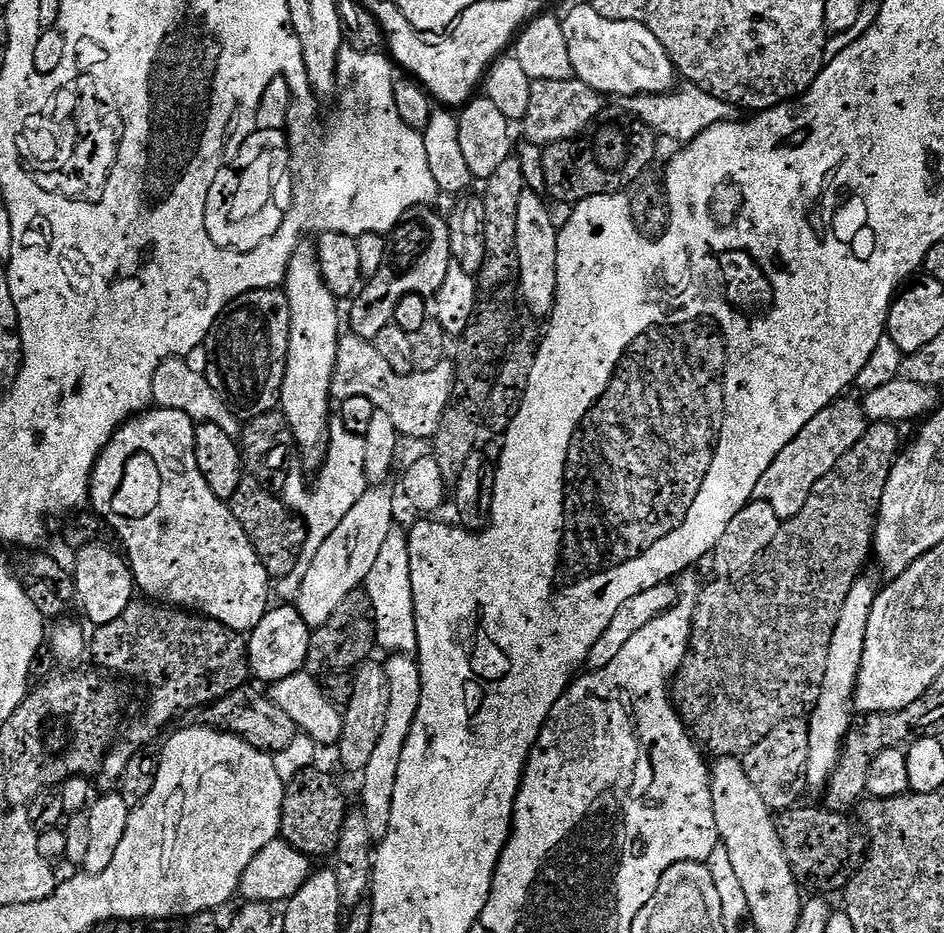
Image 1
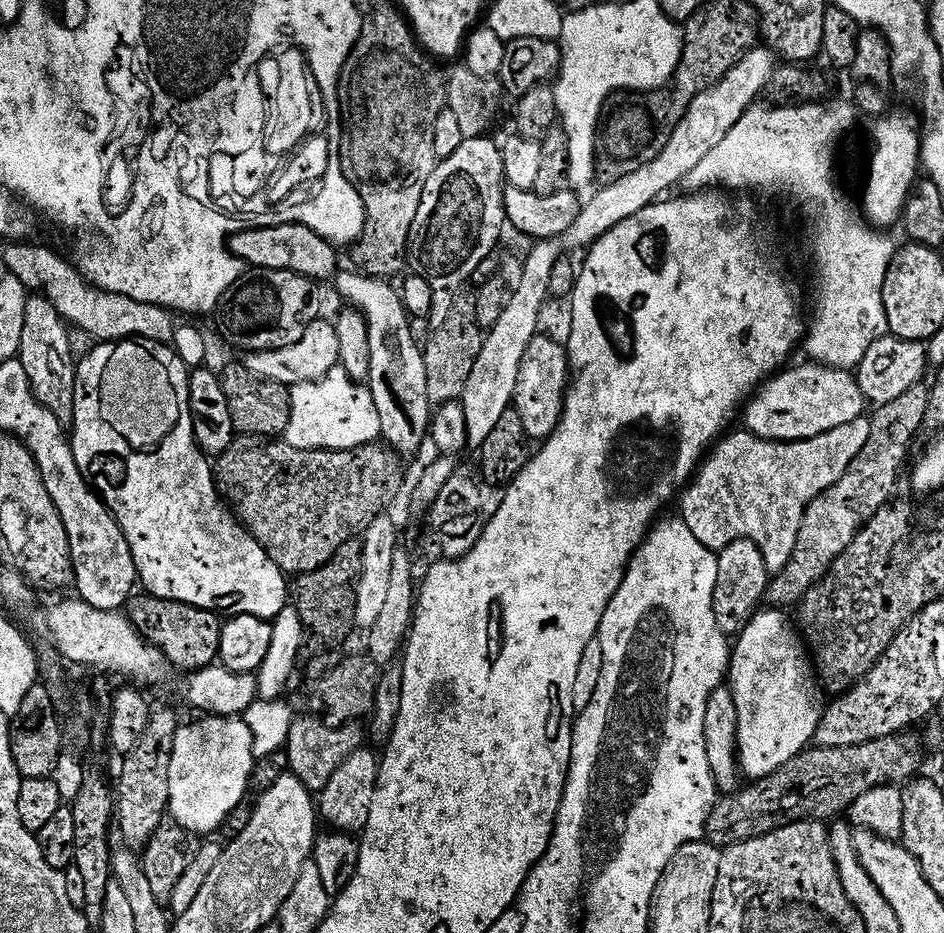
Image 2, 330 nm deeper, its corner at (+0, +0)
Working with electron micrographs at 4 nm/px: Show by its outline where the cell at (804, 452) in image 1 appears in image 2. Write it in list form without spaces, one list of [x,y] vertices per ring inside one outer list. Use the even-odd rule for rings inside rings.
[[[867,415],[860,416],[857,420],[848,418],[838,426],[838,430],[830,430],[818,438],[799,440],[793,444],[760,440],[747,430],[739,431],[733,436],[725,435],[705,455],[696,475],[679,497],[679,519],[703,548],[711,549],[717,554],[736,540],[749,540],[756,544],[764,559],[765,567],[769,573],[775,574],[783,570],[786,562],[790,562],[794,554],[794,546],[798,542],[798,530],[802,526],[802,518],[810,502],[814,502],[814,498],[830,490],[830,486],[834,486],[834,482],[838,482],[838,478],[846,474],[850,462],[854,462],[862,446],[866,446],[872,433],[872,422]],[[748,504],[760,504],[764,512],[748,512]]]

